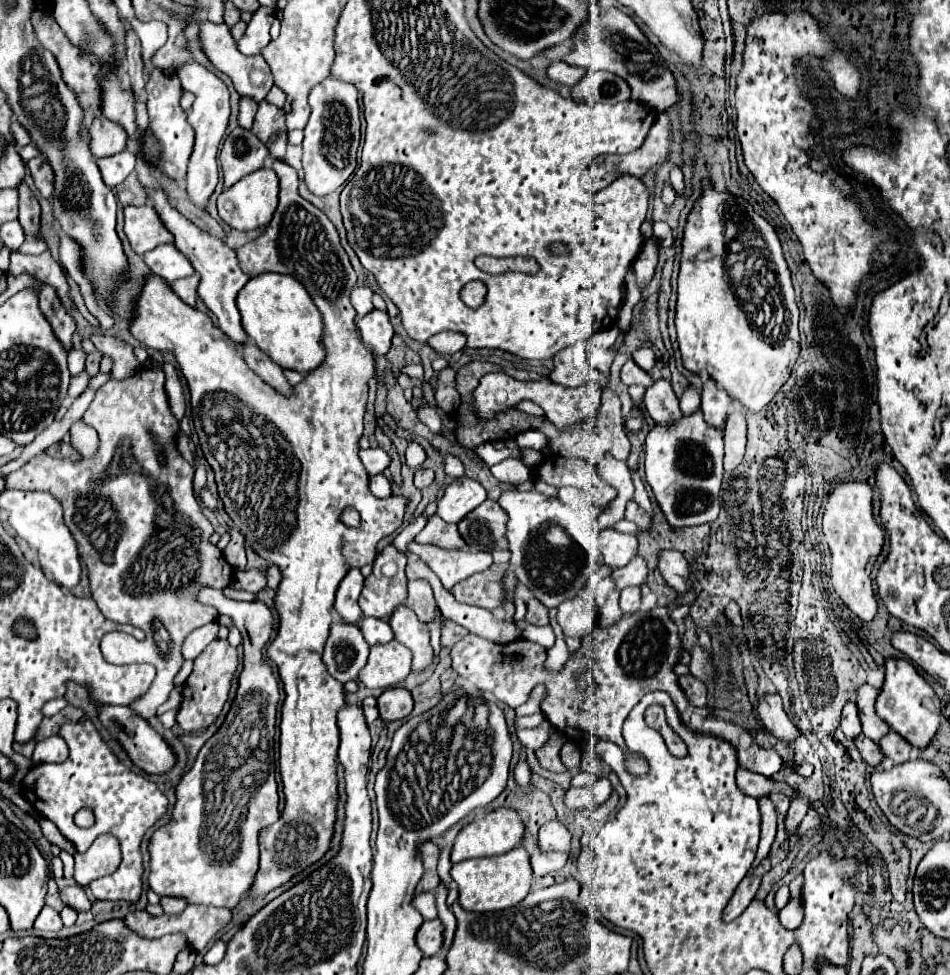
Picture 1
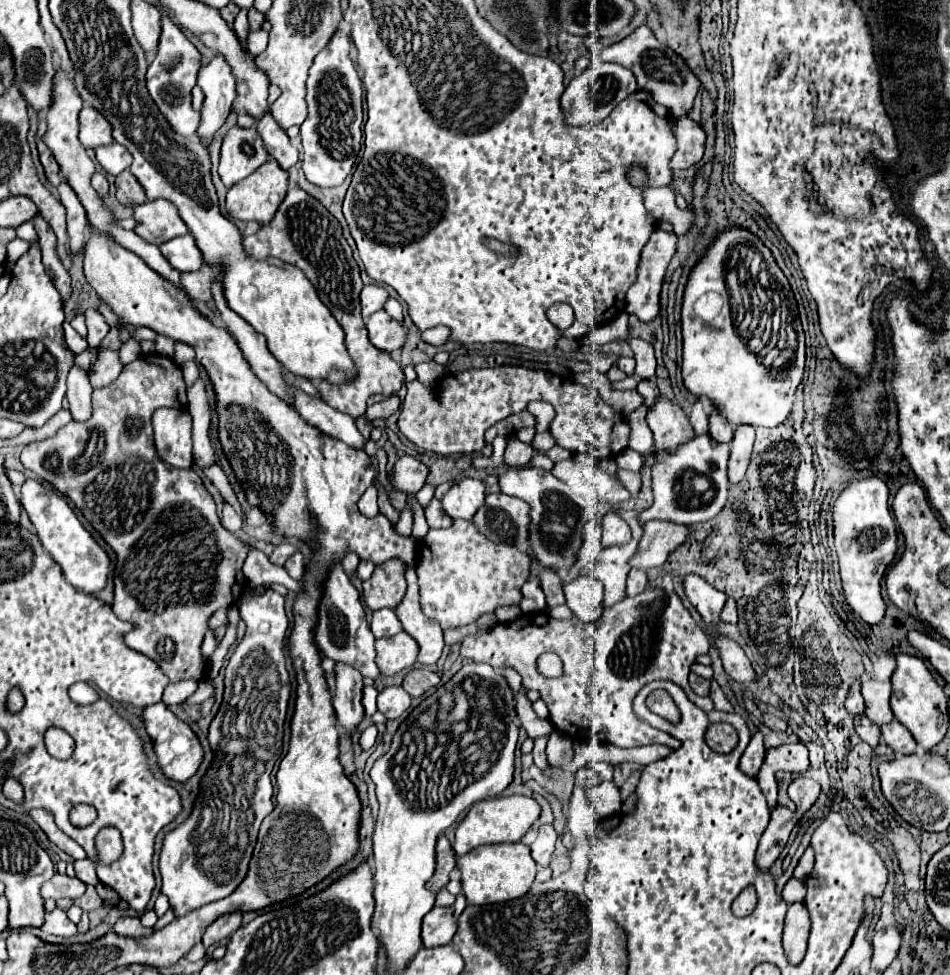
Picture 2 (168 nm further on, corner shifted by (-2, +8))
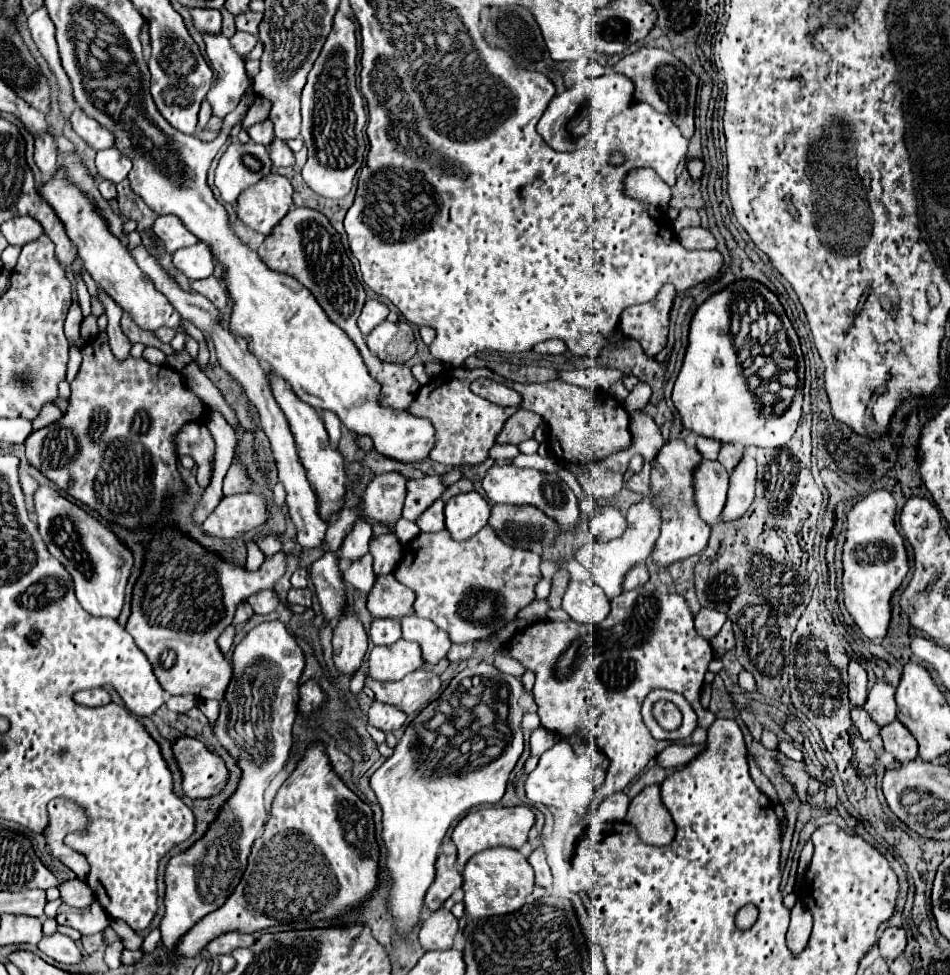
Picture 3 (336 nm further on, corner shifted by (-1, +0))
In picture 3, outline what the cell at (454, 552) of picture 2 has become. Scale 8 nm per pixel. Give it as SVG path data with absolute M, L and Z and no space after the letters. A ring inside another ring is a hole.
M490 525L468 541L454 541L444 529L438 533L420 533L414 541L406 543L406 553L394 575L416 593L414 611L418 617L434 621L450 635L452 643L470 643L494 635L498 629L506 627L508 621L512 623L520 609L534 601L534 587L540 581L540 555L506 545L500 537L496 537Z

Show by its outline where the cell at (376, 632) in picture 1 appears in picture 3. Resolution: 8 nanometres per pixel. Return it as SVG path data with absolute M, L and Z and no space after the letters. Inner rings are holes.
M374 619L370 627L370 639L374 645L392 645L402 637L398 619Z

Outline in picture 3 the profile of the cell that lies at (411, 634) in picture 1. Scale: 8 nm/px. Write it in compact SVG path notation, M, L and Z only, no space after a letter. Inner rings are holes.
M418 615L402 617L402 637L406 641L416 641L422 649L422 657L426 663L434 665L442 657L446 657L452 641L446 631L438 629L430 619L422 619Z

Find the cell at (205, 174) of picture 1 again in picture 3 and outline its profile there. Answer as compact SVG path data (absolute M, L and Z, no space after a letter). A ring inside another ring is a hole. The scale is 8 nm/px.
M202 33L202 37L206 43L206 55L212 63L214 73L218 75L206 101L212 105L214 115L224 119L240 103L240 97L244 95L250 81L244 69L244 61L232 49L226 37L222 37L220 33Z

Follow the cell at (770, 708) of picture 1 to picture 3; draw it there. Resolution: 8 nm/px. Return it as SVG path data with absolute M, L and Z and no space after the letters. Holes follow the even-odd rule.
M700 609L700 613L696 615L696 631L704 637L704 639L712 639L720 627L724 625L726 615L720 611L712 611L712 609Z

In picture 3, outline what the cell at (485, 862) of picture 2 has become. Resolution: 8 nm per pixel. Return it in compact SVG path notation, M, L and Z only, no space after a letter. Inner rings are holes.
M492 847L476 853L466 863L462 877L464 877L462 889L464 889L466 913L478 919L518 911L534 889L534 871L530 863L518 849L510 847Z

